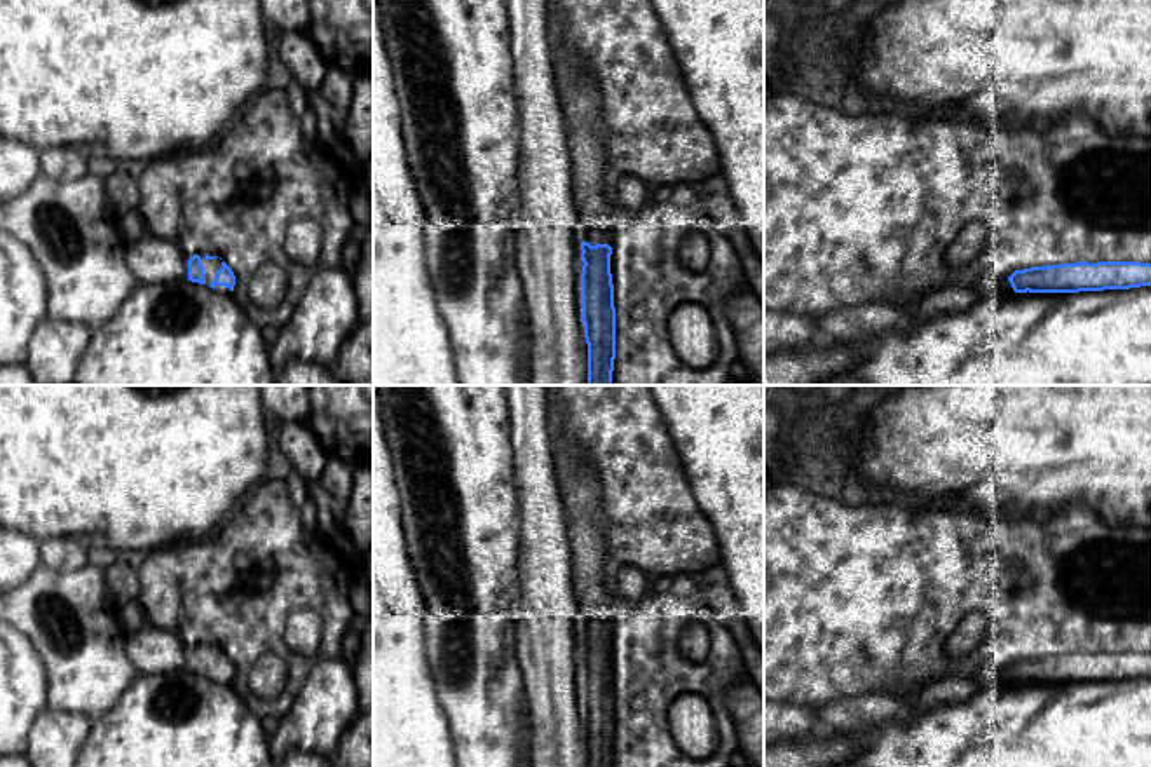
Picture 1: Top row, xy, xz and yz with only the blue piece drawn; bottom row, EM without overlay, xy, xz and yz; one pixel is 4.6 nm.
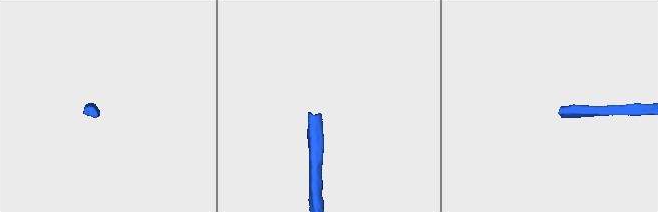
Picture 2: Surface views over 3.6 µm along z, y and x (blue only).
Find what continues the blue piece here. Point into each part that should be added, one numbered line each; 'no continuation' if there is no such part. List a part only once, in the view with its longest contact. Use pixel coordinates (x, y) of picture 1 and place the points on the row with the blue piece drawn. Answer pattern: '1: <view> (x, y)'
1: xy (211, 267)

